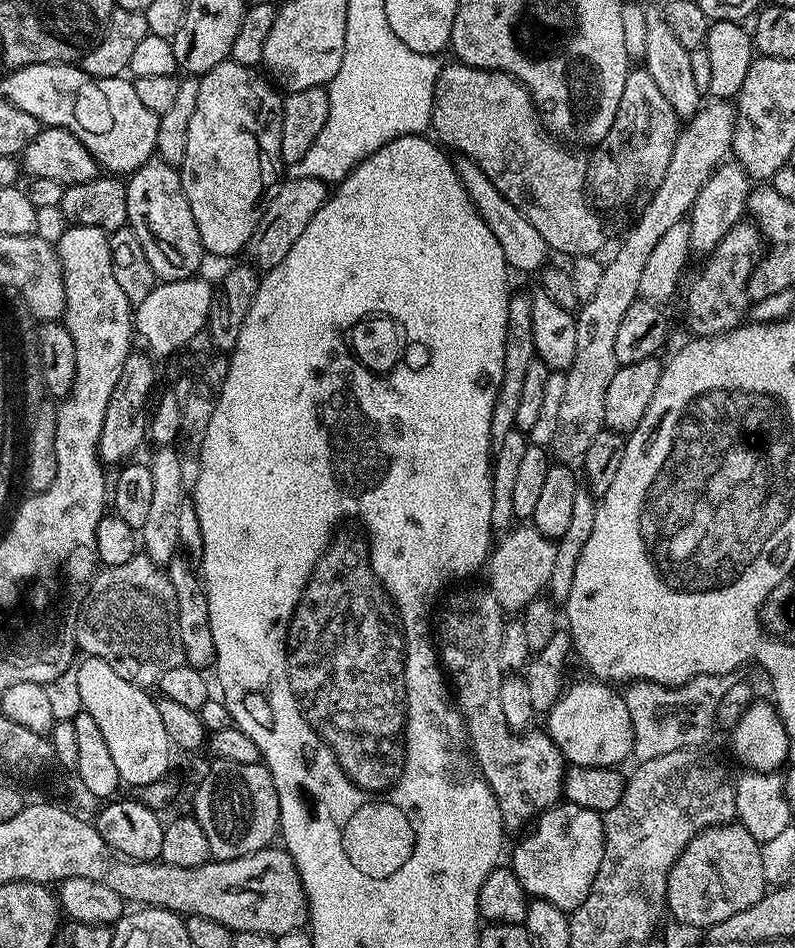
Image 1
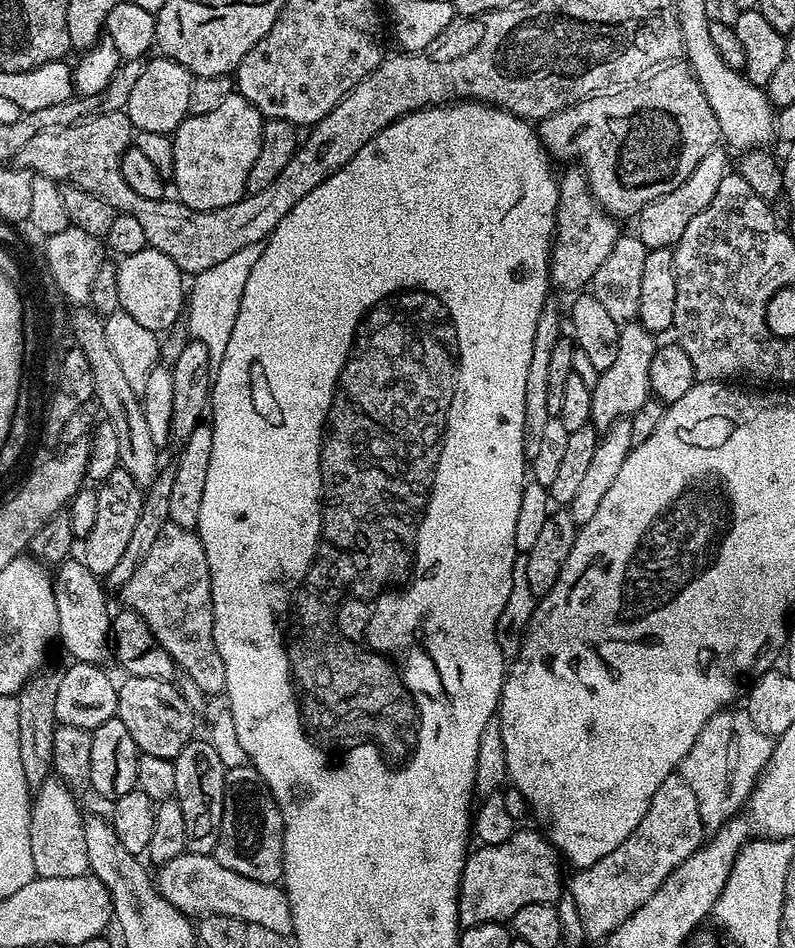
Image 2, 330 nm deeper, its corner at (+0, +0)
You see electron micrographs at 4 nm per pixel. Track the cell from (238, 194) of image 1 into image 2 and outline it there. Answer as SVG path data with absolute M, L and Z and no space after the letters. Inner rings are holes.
M233 94L221 102L210 114L198 114L183 120L171 133L174 146L174 166L171 183L176 183L175 199L190 206L190 210L222 210L222 206L234 206L248 192L246 178L250 174L250 166L254 166L254 158L258 158L258 150L262 146L262 130L265 117L246 98Z

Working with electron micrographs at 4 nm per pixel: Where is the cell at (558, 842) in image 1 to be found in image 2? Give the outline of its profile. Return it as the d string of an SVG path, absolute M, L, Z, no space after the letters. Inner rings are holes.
M517 830L506 842L486 844L469 851L464 859L458 898L458 918L461 929L482 922L502 924L511 921L522 906L534 902L556 904L562 893L560 864L562 857L548 837L536 832Z

